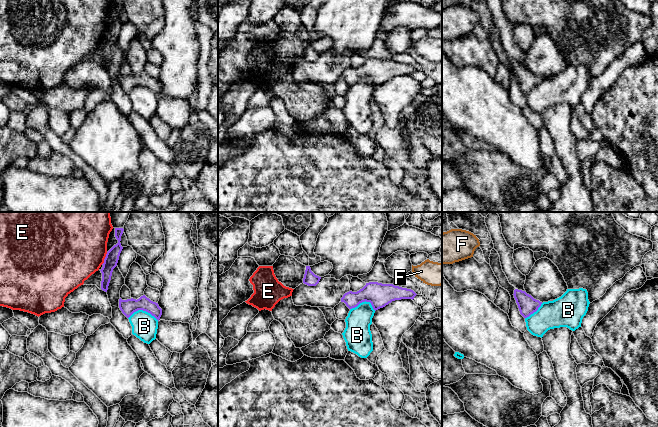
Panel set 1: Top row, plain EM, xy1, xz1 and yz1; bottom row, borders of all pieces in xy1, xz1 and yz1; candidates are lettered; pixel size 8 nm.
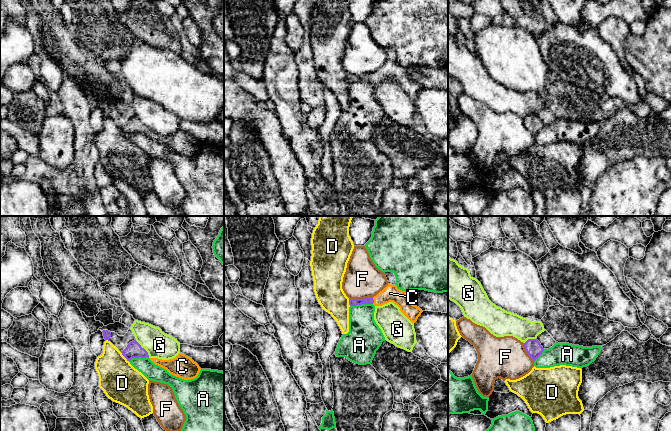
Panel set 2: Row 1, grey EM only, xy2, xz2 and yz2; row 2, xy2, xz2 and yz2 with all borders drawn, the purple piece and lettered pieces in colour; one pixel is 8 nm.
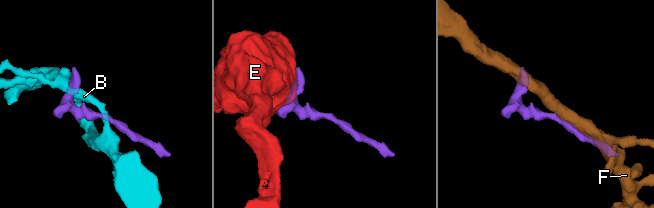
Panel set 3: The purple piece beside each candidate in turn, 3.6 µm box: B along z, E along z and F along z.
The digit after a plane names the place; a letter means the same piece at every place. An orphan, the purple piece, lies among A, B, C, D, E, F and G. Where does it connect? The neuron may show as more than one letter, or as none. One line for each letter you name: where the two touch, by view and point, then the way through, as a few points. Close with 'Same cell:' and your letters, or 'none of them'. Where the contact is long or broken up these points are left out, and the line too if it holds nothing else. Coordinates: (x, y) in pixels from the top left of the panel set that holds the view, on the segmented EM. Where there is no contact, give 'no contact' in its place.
C: xz2 (373, 300) | across xz2 (352, 302), (373, 300), (379, 300), (390, 293)
Same cell: C

